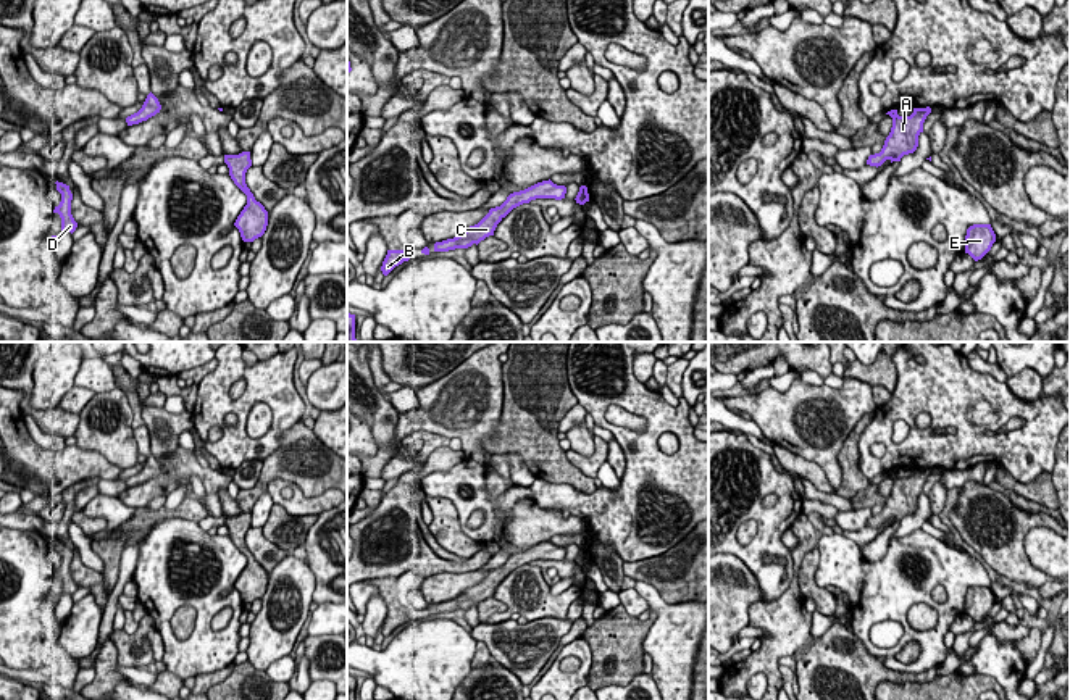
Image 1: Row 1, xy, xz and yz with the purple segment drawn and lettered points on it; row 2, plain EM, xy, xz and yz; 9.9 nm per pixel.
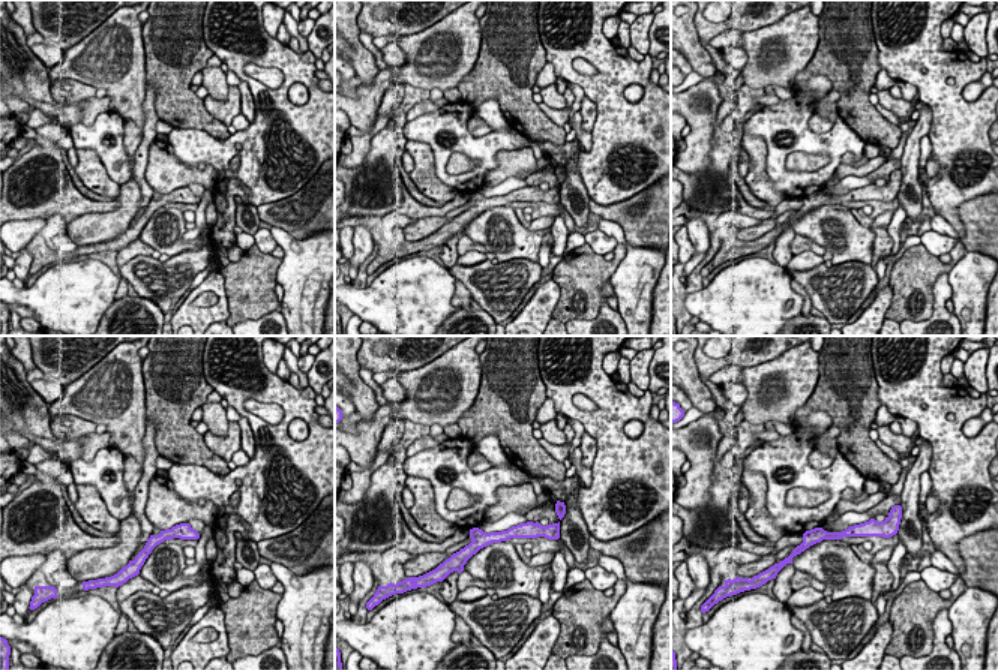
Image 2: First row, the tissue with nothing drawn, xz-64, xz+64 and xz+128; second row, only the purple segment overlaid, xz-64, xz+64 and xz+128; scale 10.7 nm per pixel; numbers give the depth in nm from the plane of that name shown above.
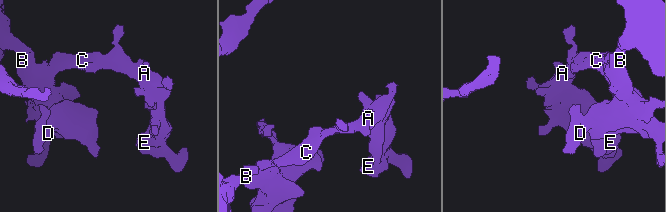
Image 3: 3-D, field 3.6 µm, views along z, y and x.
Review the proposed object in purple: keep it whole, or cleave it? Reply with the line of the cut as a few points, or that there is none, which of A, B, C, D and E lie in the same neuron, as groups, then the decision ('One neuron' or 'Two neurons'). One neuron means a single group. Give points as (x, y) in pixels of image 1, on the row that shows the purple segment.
No split. Groups: A B C D E. One neuron

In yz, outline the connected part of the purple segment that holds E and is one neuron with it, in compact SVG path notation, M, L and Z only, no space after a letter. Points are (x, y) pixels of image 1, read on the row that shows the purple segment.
M973 224L967 229L965 253L975 261L981 260L996 242L996 234L991 224Z

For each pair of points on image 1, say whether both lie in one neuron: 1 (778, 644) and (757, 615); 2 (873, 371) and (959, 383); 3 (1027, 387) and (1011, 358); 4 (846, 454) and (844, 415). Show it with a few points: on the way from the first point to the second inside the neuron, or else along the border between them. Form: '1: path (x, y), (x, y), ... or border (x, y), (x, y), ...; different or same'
1: path (775, 637), (764, 621); same
2: border (893, 358), (896, 383), (891, 394); different
3: border (1041, 376), (1030, 368), (1024, 368), (1007, 378); different
4: border (872, 410), (862, 416), (840, 450), (841, 474); different

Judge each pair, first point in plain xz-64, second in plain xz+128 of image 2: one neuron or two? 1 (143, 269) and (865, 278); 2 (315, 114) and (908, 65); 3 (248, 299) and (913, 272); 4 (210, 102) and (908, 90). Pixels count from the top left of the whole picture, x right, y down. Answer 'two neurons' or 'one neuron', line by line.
1: one neuron
2: one neuron
3: one neuron
4: one neuron

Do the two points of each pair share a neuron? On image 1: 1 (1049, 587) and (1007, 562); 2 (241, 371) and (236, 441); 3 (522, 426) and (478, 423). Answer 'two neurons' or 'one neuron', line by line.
1: two neurons
2: one neuron
3: two neurons

